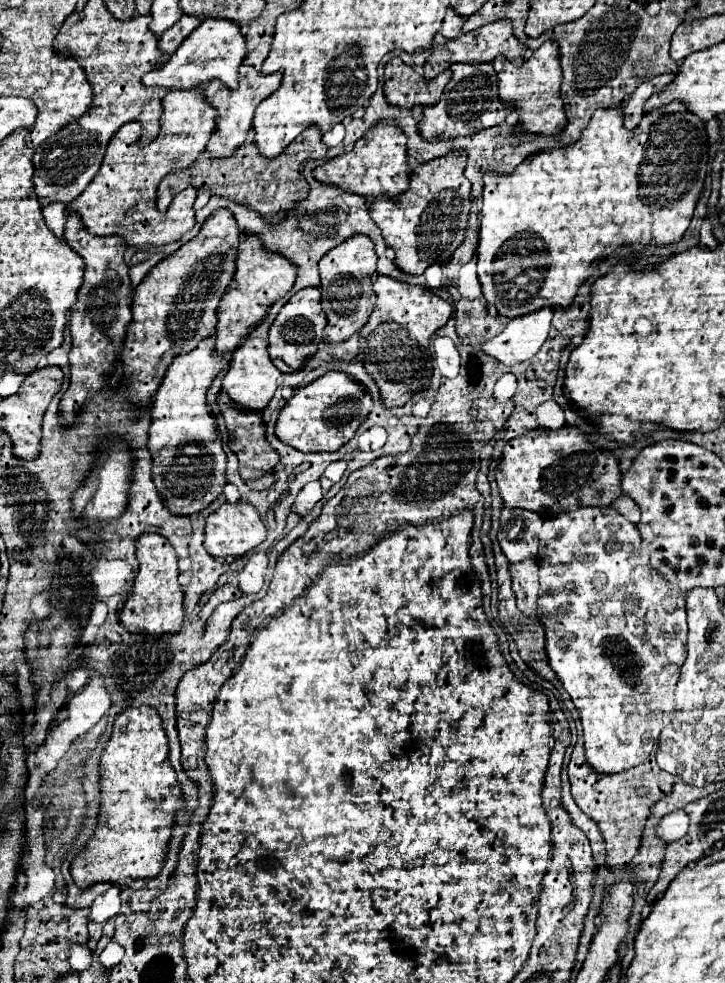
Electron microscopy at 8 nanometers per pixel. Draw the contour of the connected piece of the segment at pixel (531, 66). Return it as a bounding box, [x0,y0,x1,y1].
[493,40,567,136]

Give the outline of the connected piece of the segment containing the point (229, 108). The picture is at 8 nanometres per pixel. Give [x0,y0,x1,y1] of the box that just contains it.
[203,66,281,158]

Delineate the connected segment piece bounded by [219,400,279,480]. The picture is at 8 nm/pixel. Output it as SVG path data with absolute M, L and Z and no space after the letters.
M227 400L219 402L221 414L229 430L229 446L239 458L239 474L243 480L259 478L279 464L277 452L265 438L265 424L261 414L239 410Z

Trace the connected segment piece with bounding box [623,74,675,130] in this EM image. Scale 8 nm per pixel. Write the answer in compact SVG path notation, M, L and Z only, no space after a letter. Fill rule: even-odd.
M663 74L657 76L653 80L647 80L645 84L641 84L627 100L627 104L623 104L623 118L625 118L625 128L633 130L637 128L637 124L643 118L643 104L649 100L649 96L653 96L655 92L659 92L661 88L665 88L665 84L669 84L675 78L675 74Z

